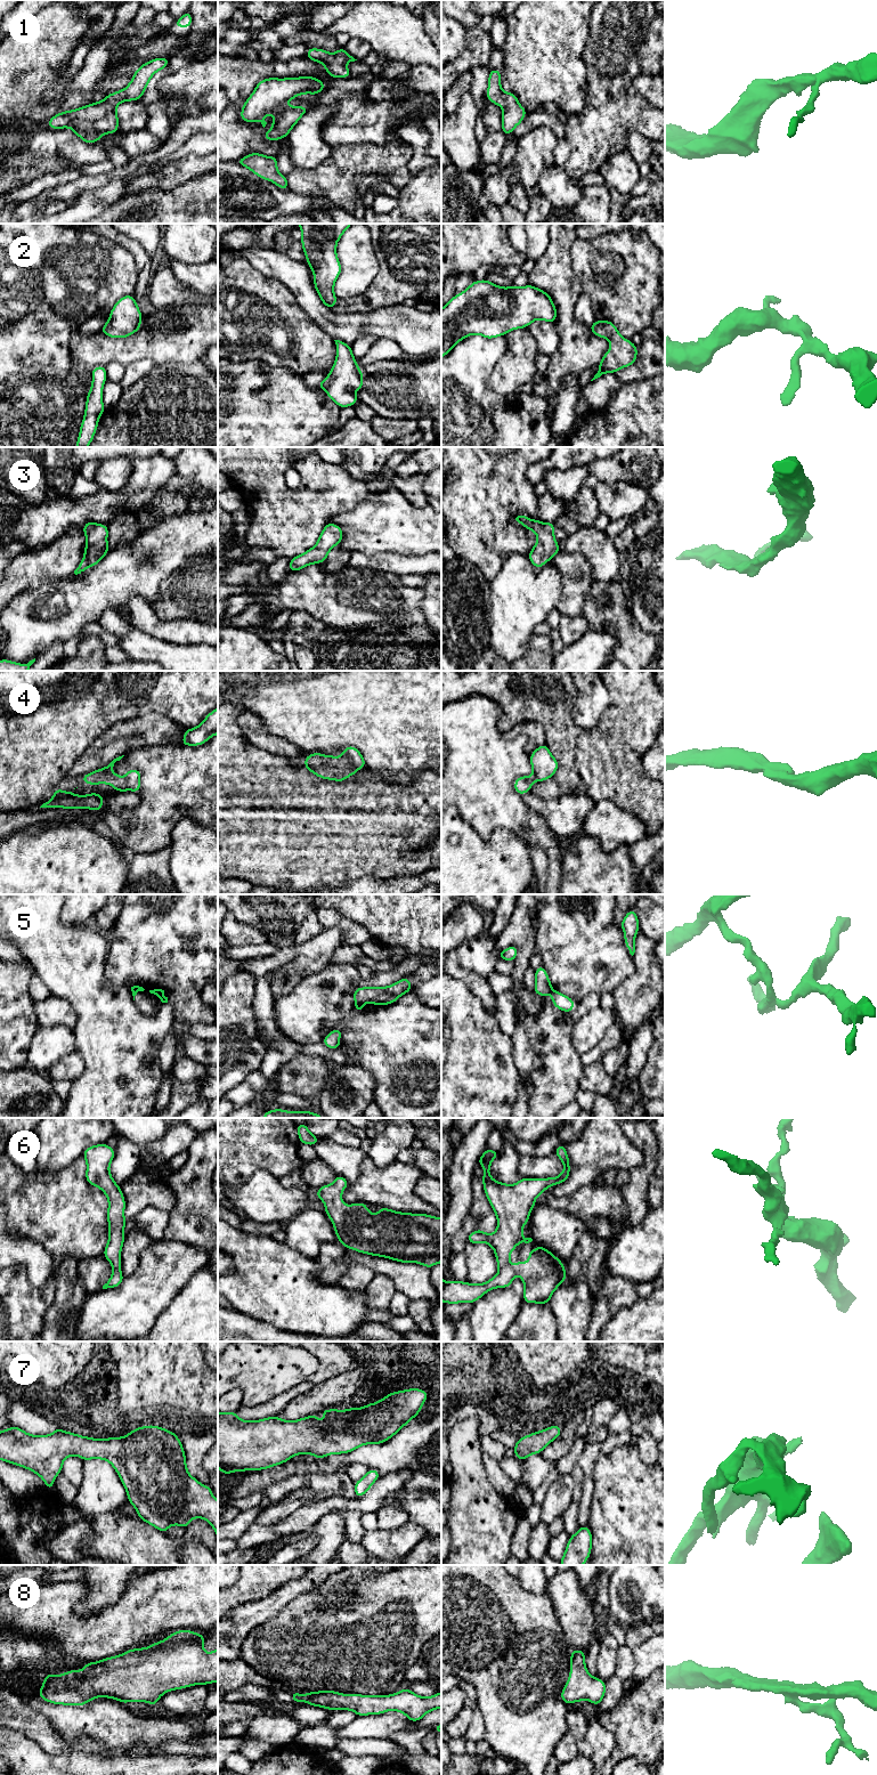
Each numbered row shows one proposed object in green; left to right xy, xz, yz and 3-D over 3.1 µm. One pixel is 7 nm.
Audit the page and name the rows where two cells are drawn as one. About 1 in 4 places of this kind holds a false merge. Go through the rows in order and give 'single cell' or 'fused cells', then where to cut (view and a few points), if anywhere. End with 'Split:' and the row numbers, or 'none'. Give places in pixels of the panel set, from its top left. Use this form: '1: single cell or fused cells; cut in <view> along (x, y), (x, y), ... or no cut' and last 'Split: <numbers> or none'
1: single cell; no cut
2: single cell; no cut
3: single cell; no cut
4: single cell; no cut
5: fused cells; cut in yz along (552, 989), (550, 993)
6: single cell; no cut
7: single cell; no cut
8: single cell; no cut
Split: 5

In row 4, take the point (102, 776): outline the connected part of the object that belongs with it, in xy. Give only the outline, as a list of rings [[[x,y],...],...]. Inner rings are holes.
[[[122,756],[114,759],[107,767],[103,769],[95,770],[90,773],[84,775],[81,777],[82,781],[89,785],[98,785],[98,784],[107,784],[112,785],[114,791],[117,792],[139,792],[140,791],[140,777],[141,773],[137,769],[130,769],[124,777],[115,775],[112,771],[114,763],[120,761]]]

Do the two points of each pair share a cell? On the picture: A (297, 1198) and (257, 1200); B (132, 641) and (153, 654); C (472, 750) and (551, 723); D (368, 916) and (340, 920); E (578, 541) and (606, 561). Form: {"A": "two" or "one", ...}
{"A": "one", "B": "one", "C": "two", "D": "two", "E": "one"}

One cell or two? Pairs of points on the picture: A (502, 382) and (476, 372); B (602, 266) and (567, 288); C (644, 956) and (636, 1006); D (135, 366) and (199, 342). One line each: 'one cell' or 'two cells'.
A: two cells
B: two cells
C: one cell
D: two cells

